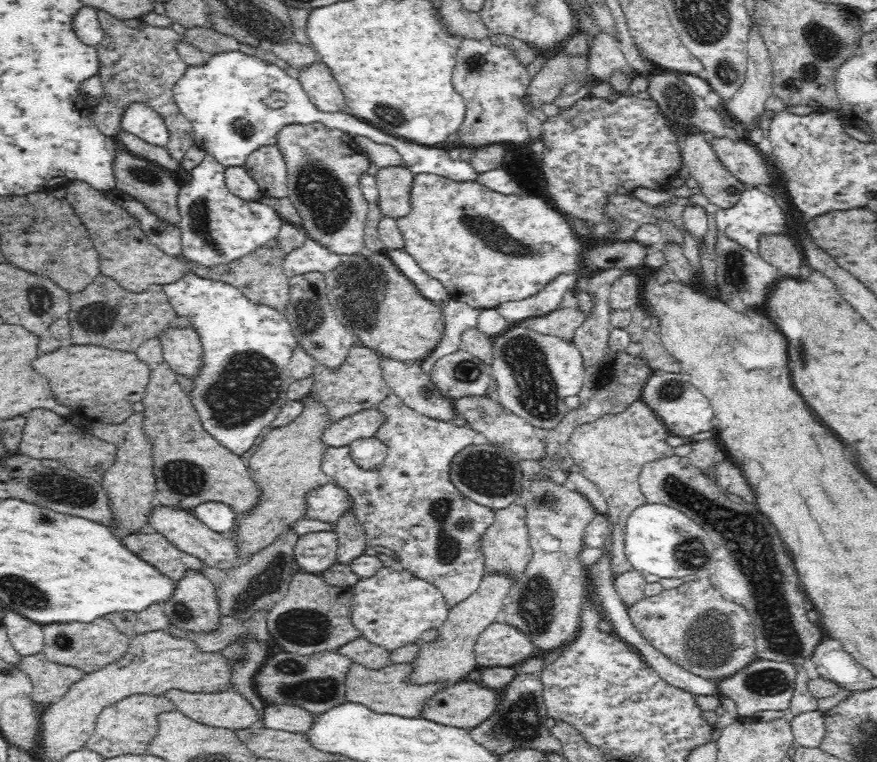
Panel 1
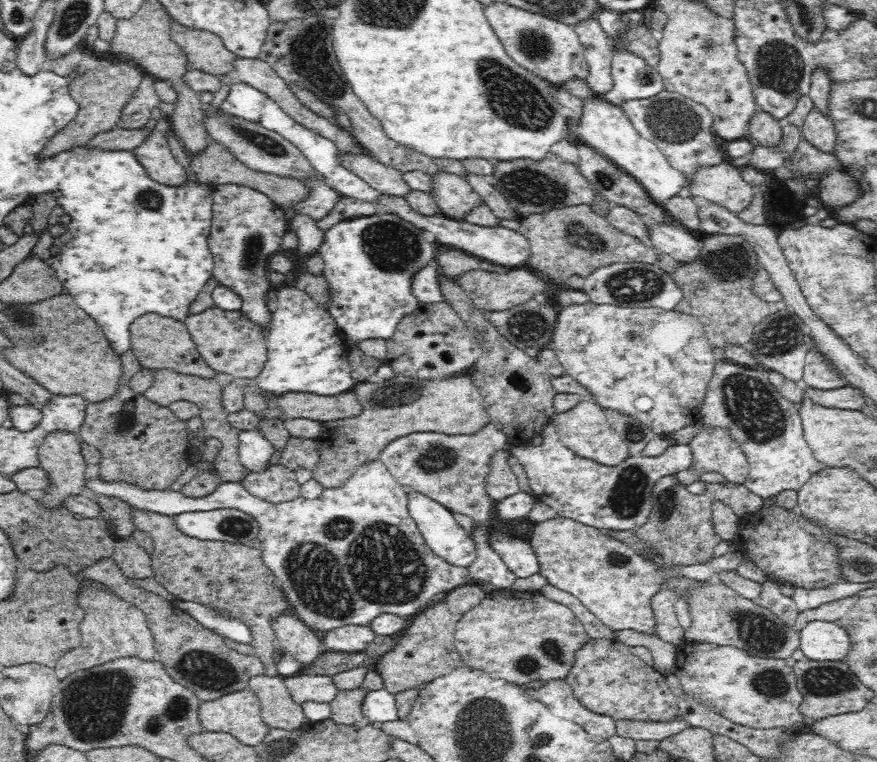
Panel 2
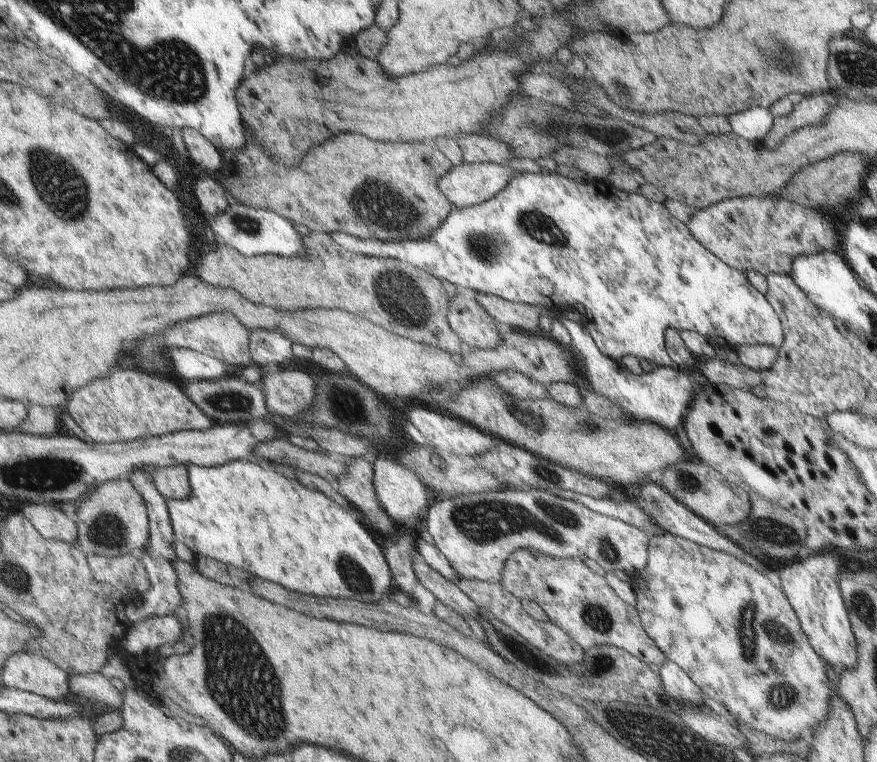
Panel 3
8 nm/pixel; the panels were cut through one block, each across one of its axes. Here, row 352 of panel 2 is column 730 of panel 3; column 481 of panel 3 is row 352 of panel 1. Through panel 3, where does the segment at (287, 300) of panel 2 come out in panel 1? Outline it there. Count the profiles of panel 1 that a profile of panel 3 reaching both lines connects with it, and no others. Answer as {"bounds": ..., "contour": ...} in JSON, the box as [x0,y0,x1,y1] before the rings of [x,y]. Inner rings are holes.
{"bounds":[162,272,298,456],"contour":[[[188,272],[178,282],[162,288],[166,290],[176,314],[190,320],[188,326],[198,332],[202,342],[202,372],[198,374],[190,392],[192,404],[200,414],[202,426],[232,454],[242,456],[256,444],[264,428],[272,430],[270,424],[276,420],[282,406],[288,402],[290,384],[296,384],[296,378],[292,378],[288,364],[294,356],[294,350],[298,348],[298,340],[292,332],[288,312],[280,312],[264,304],[254,304],[232,284],[200,278],[194,272]]]}

